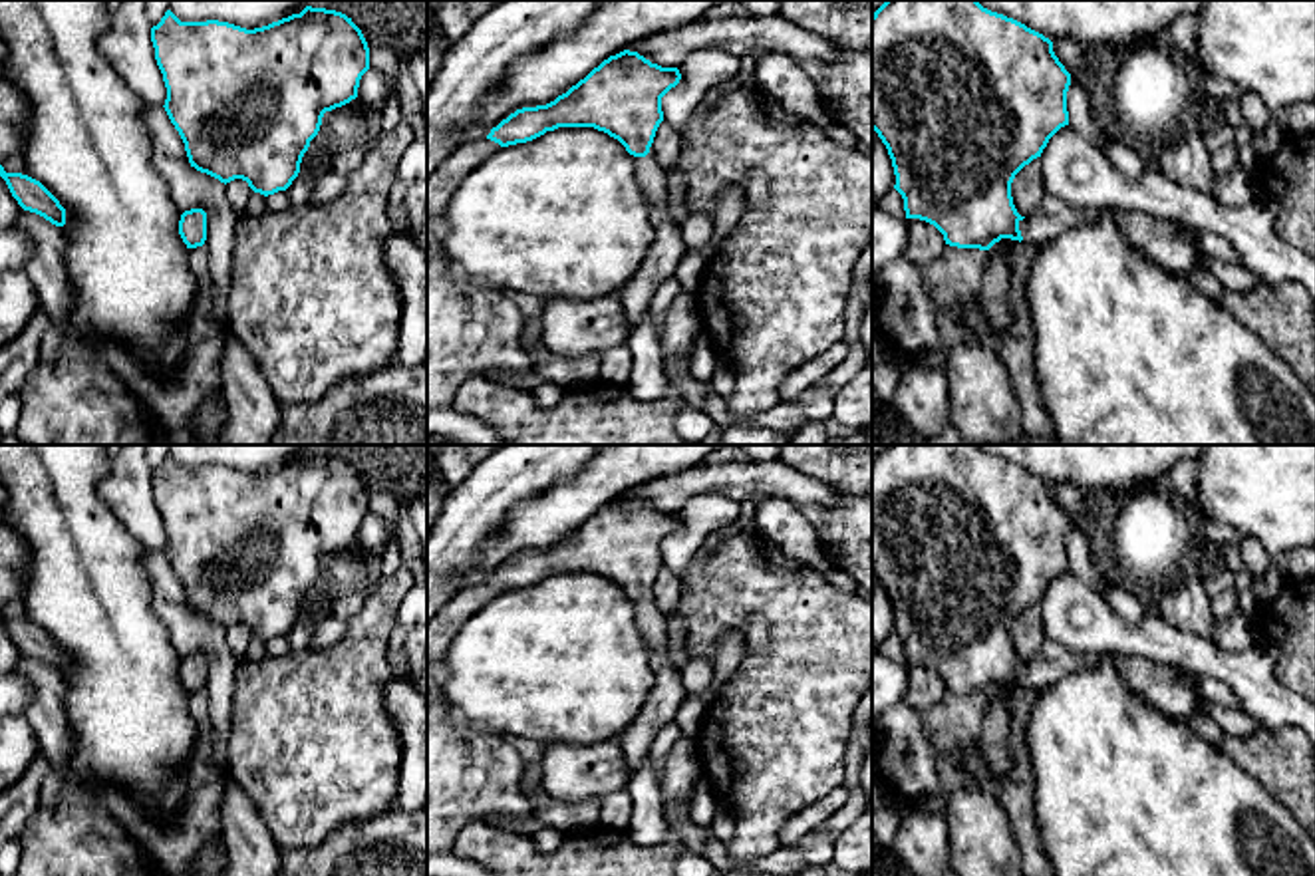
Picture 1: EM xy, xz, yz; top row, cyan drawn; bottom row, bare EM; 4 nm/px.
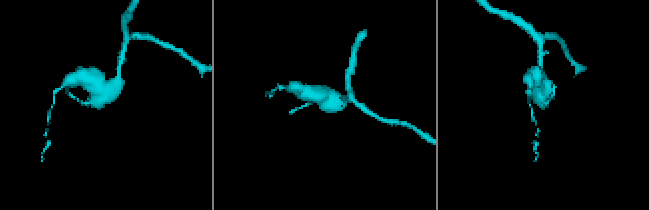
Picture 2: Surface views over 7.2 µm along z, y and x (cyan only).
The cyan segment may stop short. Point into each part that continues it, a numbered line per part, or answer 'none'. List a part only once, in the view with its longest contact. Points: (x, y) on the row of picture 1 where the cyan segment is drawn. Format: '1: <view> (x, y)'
1: yz (1053, 217)

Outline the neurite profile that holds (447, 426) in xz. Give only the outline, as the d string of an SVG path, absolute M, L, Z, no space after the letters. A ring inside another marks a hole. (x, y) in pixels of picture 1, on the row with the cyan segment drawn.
M453 405L427 413L427 443L445 445L512 445L489 423L459 413Z

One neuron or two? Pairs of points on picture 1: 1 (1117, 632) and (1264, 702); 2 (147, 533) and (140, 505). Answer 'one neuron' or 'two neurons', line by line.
1: one neuron
2: one neuron

